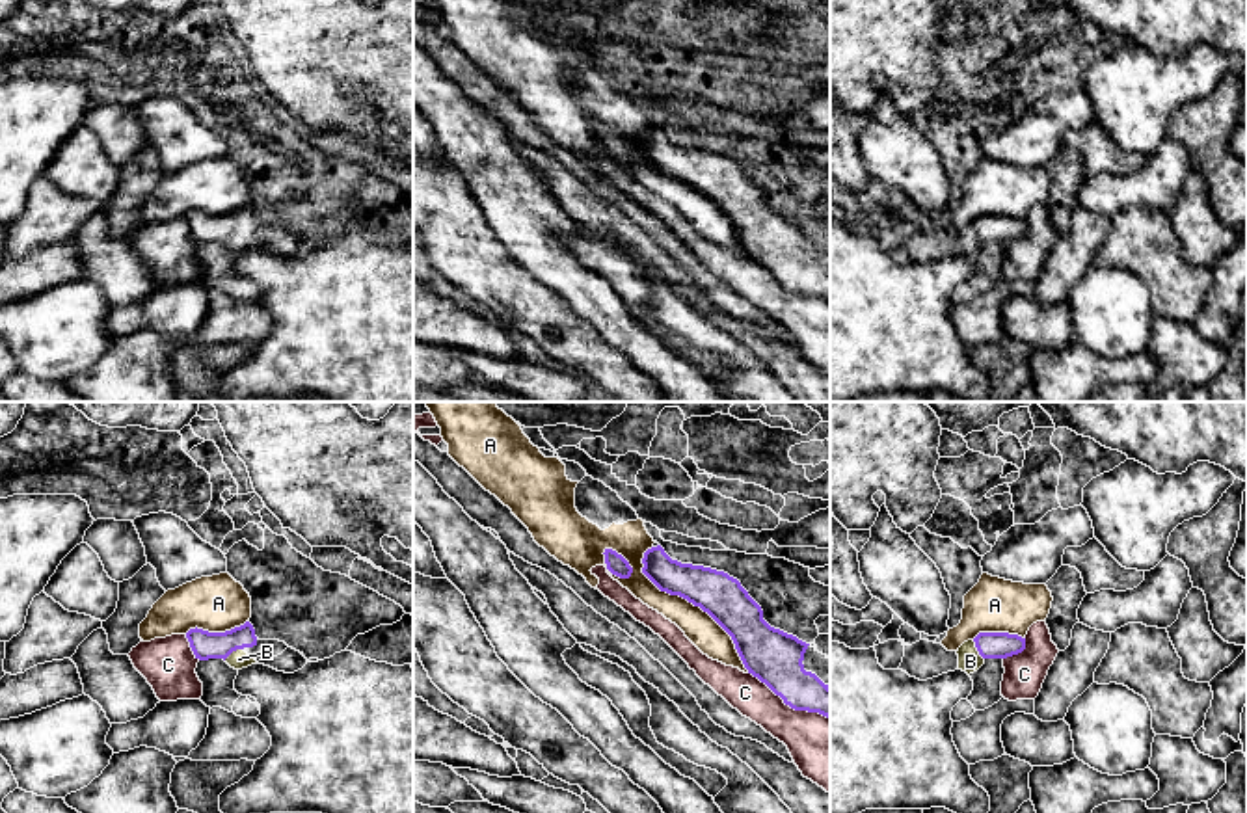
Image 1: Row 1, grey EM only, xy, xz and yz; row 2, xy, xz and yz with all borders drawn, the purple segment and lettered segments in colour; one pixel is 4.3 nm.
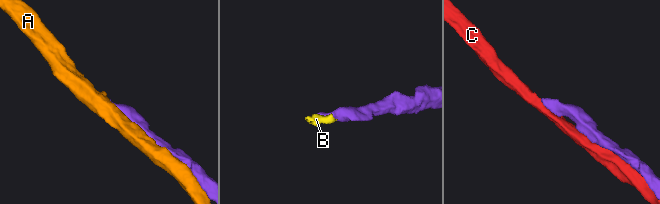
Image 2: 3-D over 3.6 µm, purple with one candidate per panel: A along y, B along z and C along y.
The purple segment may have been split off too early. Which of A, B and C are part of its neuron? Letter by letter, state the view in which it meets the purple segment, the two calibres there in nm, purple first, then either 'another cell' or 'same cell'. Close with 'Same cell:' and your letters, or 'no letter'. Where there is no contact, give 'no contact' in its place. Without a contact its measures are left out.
A: meets purple in xz; 190 nm thick on the purple side, 140 nm on the other; another cell
B: meets purple in xy; 120 nm thick on the purple side, 90 nm on the other; same cell
C: meets purple in xz; 240 nm thick on the purple side, 280 nm on the other; another cell
Same cell: B

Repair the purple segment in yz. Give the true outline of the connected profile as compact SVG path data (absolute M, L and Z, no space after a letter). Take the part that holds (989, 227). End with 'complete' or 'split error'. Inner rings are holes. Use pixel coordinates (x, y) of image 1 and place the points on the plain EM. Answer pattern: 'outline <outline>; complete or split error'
outline M979 216L964 225L959 238L959 253L968 259L977 255L986 242L1007 242L1026 233L1026 221L1009 216Z; split error

